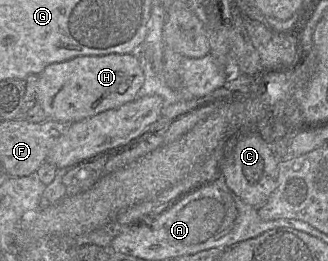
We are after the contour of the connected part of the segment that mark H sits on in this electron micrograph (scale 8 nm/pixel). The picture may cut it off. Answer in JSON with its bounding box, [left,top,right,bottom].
[36,53,144,124]

